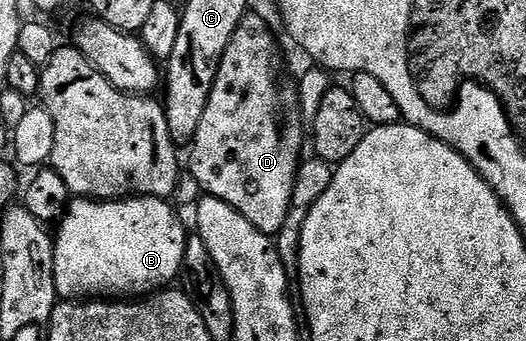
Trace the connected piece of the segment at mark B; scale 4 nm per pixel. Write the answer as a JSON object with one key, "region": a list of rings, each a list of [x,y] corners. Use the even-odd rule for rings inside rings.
{"region":[[[151,195],[113,201],[82,197],[71,202],[54,239],[54,280],[59,300],[146,297],[169,288],[170,282],[183,274],[188,238],[181,217],[170,205]]]}

